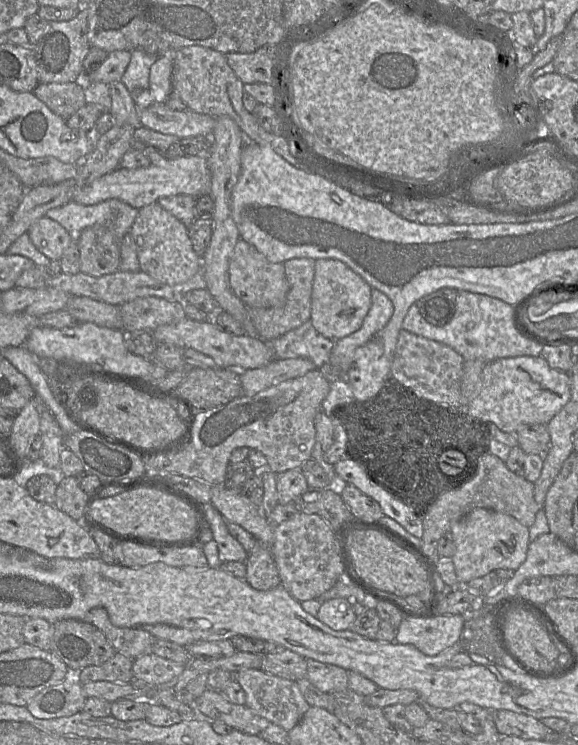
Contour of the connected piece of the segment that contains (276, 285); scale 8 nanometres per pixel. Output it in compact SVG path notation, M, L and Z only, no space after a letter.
M242 238L236 243L229 261L229 282L235 295L248 308L279 307L285 303L288 282L283 263L272 263Z

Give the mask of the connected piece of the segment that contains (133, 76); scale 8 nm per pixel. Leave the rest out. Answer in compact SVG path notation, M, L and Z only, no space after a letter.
M138 48L131 51L131 59L121 82L132 94L139 111L155 102L149 90L149 75L151 66L159 57Z

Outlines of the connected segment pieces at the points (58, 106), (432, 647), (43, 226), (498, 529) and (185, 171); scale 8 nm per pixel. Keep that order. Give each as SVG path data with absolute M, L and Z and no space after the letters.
M76 82L38 83L33 94L63 119L86 104L83 86Z
M434 615L432 617L405 617L396 630L395 642L411 644L427 656L437 656L459 642L465 624L463 615Z
M44 216L30 226L28 235L36 249L50 260L60 260L73 242L69 233L56 221Z
M476 508L454 522L450 528L455 552L452 557L460 585L496 569L517 570L525 561L529 546L529 528L514 517L485 508Z
M192 155L169 159L165 165L151 164L146 168L116 170L95 179L83 187L72 201L81 205L95 205L109 199L118 199L135 209L157 202L160 198L175 195L190 195L198 197L210 194L211 172L207 155Z

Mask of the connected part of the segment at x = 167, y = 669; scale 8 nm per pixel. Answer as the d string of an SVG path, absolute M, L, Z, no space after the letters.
M145 653L133 659L133 679L138 683L157 686L172 680L182 673L183 664Z

